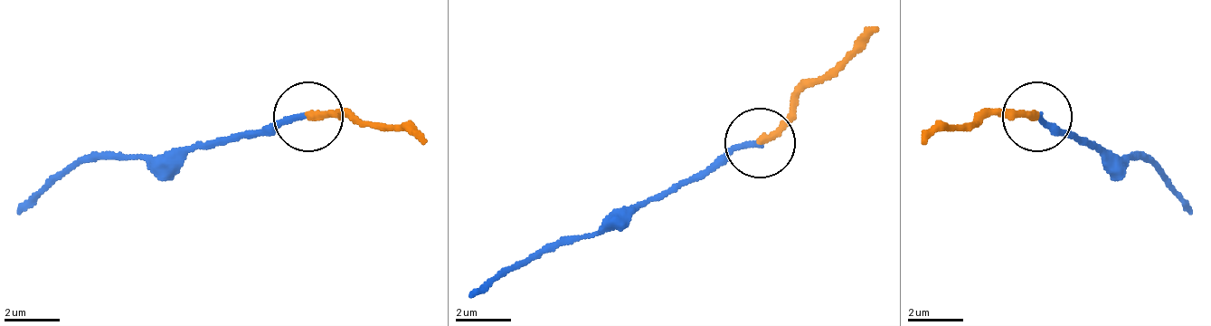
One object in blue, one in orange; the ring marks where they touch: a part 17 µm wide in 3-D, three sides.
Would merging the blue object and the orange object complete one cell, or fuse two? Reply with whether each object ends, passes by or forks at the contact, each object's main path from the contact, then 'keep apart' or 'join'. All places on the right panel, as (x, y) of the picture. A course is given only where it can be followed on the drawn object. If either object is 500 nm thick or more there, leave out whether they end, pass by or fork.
blue ends; orange ends; course blue (1043, 114), (1098, 149), (1140, 157), (1189, 212); course orange (1035, 114), (987, 114), (923, 142); join

